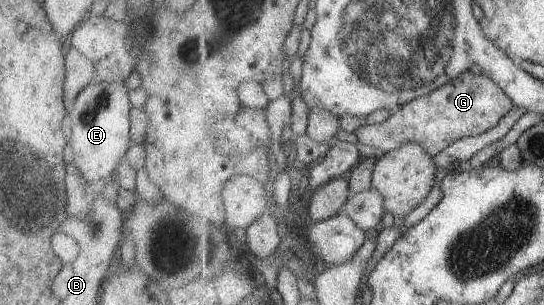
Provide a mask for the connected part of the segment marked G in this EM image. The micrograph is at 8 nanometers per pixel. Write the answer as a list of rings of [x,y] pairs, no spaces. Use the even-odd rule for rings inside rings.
[[[470,70],[458,78],[432,90],[428,95],[414,99],[398,108],[386,122],[365,125],[355,130],[357,140],[364,146],[373,146],[377,152],[387,152],[416,142],[432,156],[464,137],[476,136],[498,126],[500,120],[515,108],[512,98],[488,74],[479,75]]]

